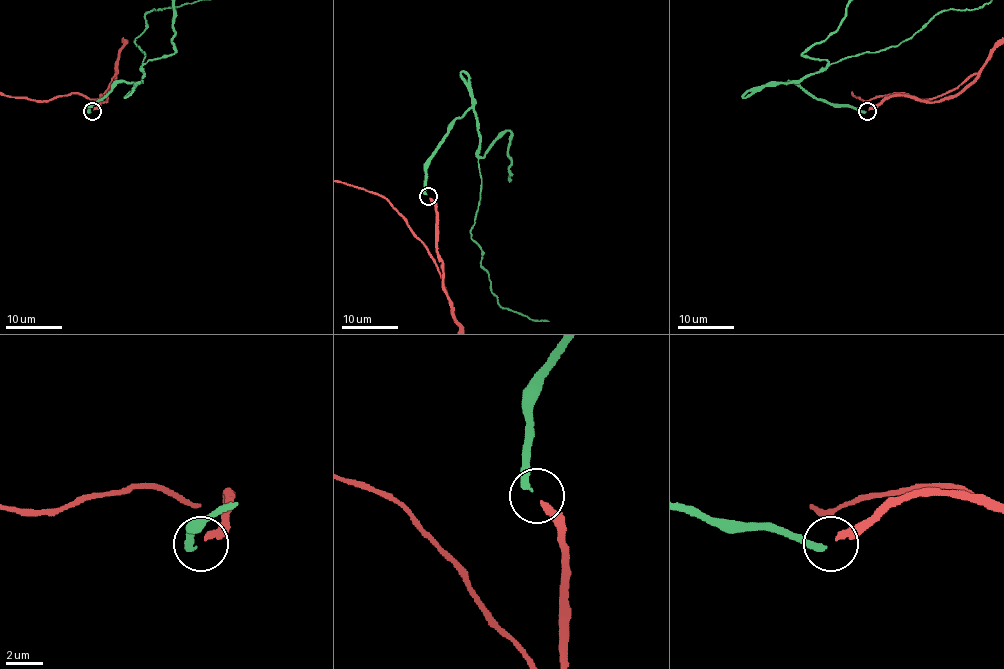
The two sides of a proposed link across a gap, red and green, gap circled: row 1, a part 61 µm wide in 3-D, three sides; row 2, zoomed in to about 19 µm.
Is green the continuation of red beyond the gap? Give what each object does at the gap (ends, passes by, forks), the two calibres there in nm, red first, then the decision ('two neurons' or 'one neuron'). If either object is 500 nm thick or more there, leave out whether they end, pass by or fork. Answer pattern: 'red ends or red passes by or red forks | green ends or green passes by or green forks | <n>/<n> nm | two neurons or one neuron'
red ends | green ends | 320/320 nm | one neuron

